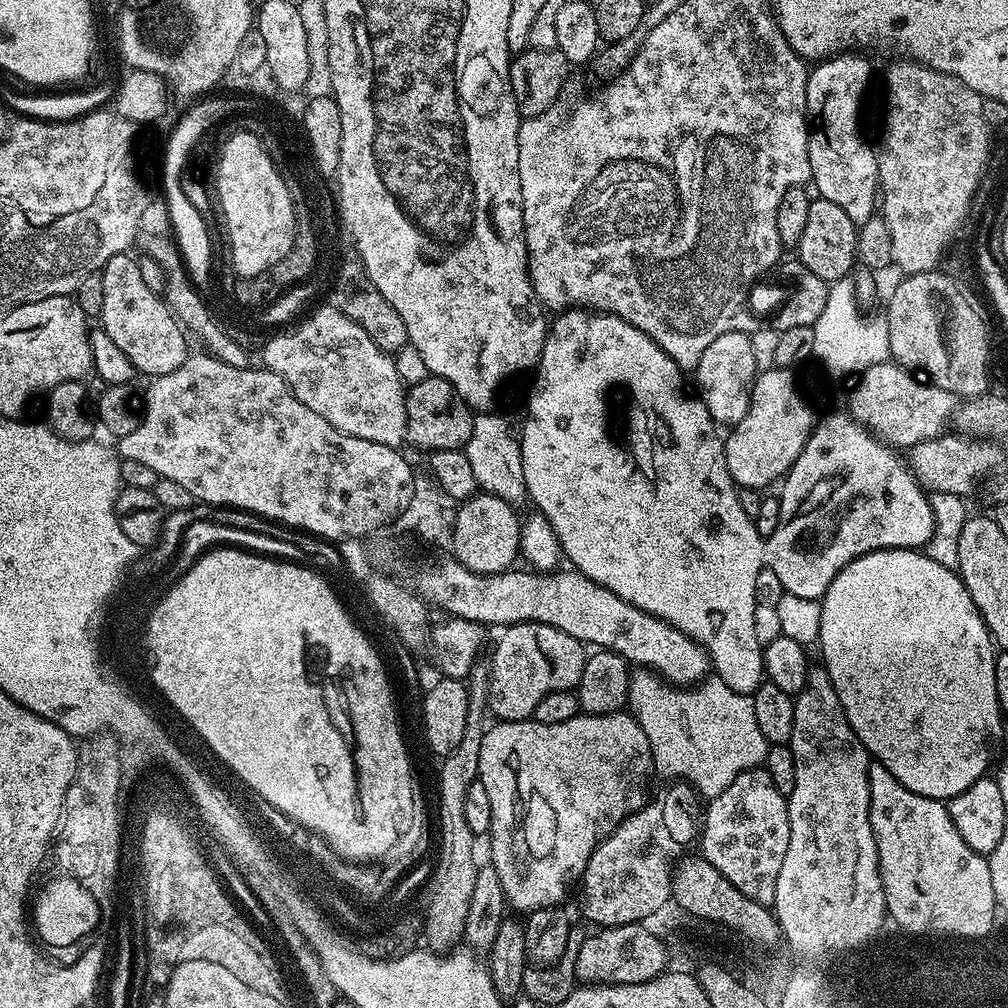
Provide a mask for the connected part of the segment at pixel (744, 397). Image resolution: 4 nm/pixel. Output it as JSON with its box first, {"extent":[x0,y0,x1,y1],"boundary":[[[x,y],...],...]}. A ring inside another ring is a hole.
{"extent":[694,332,758,426],"boundary":[[[731,332],[714,338],[702,354],[694,369],[696,384],[700,387],[699,399],[704,401],[706,410],[720,426],[731,426],[744,417],[748,399],[752,396],[752,383],[756,381],[758,369],[754,362],[754,350],[750,346],[751,335],[747,332]]]}

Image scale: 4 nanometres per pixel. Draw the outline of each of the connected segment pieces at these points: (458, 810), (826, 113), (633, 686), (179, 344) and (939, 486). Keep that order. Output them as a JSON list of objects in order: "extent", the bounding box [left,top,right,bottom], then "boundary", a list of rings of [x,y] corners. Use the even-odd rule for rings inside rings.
[{"extent":[422,663,489,950],"boundary":[[[477,663],[473,668],[468,684],[468,713],[466,714],[466,734],[454,751],[443,757],[440,768],[440,857],[434,860],[430,887],[432,901],[428,904],[428,917],[423,918],[422,928],[432,939],[431,947],[444,950],[455,945],[463,937],[466,920],[470,914],[470,900],[474,898],[474,880],[478,859],[476,860],[477,837],[466,826],[466,790],[478,779],[478,754],[480,739],[484,737],[486,723],[484,715],[489,715],[488,673],[489,665]]]},{"extent":[806,50,880,225],"boundary":[[[845,50],[817,63],[809,71],[806,98],[814,119],[808,133],[811,183],[821,197],[834,206],[842,206],[856,225],[867,222],[878,208],[880,175],[876,165],[877,149],[864,137],[860,115],[864,112],[864,99],[868,96],[868,83],[872,80],[872,64],[867,55],[856,50]]]},{"extent":[627,670,770,798],"boundary":[[[636,670],[631,673],[631,677],[627,707],[642,726],[646,742],[650,742],[652,766],[657,773],[680,780],[676,782],[687,782],[693,789],[696,787],[704,798],[711,798],[722,794],[722,790],[726,790],[726,786],[730,786],[730,782],[734,782],[738,774],[761,767],[767,761],[770,745],[762,736],[761,730],[758,730],[752,696],[730,690],[730,686],[726,686],[726,682],[722,682],[715,674],[699,681],[695,686],[680,687],[673,686],[652,670]]]},{"extent":[98,252,190,378],"boundary":[[[123,252],[110,258],[110,262],[104,264],[102,271],[105,281],[98,324],[108,335],[110,342],[114,342],[114,346],[118,346],[118,350],[122,350],[126,358],[130,358],[137,373],[144,375],[145,372],[148,378],[178,370],[178,366],[182,366],[182,362],[190,354],[189,337],[171,307],[162,299],[161,293],[146,286],[146,281],[142,278],[140,260],[128,252]]]},{"extent":[906,434,1004,498],"boundary":[[[963,434],[953,435],[935,436],[933,440],[924,440],[914,445],[907,453],[906,459],[916,481],[929,493],[941,492],[968,498],[979,480],[987,481],[1003,465],[1000,463],[1004,460],[1004,452],[1000,444],[989,439],[975,439]]]}]

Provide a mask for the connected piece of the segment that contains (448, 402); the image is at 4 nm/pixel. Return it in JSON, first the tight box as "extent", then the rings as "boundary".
{"extent":[404,375,473,454],"boundary":[[[428,375],[422,382],[411,385],[404,397],[408,419],[407,443],[421,448],[425,454],[438,450],[463,449],[472,433],[473,409],[465,404],[458,390],[446,378]]]}

